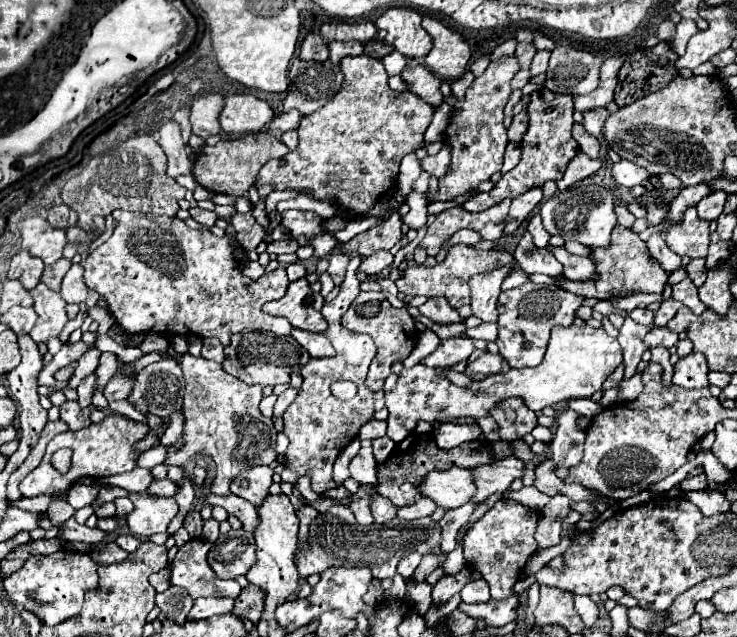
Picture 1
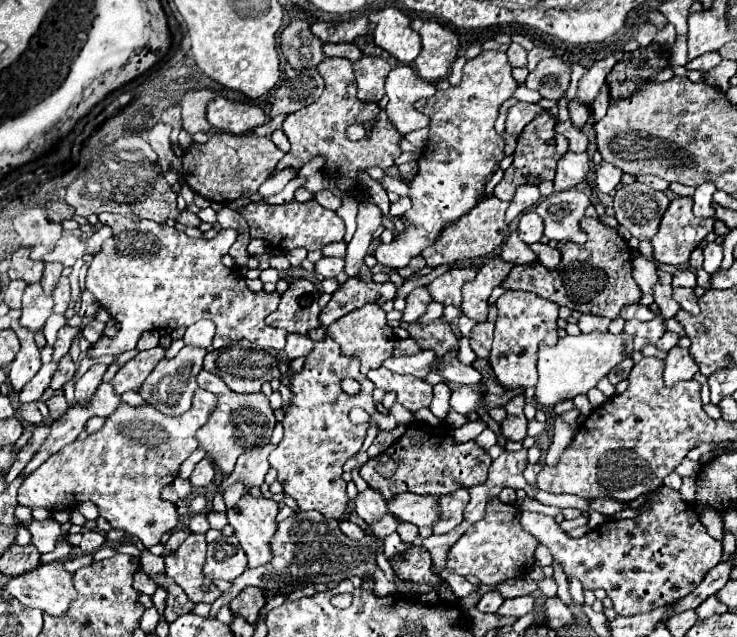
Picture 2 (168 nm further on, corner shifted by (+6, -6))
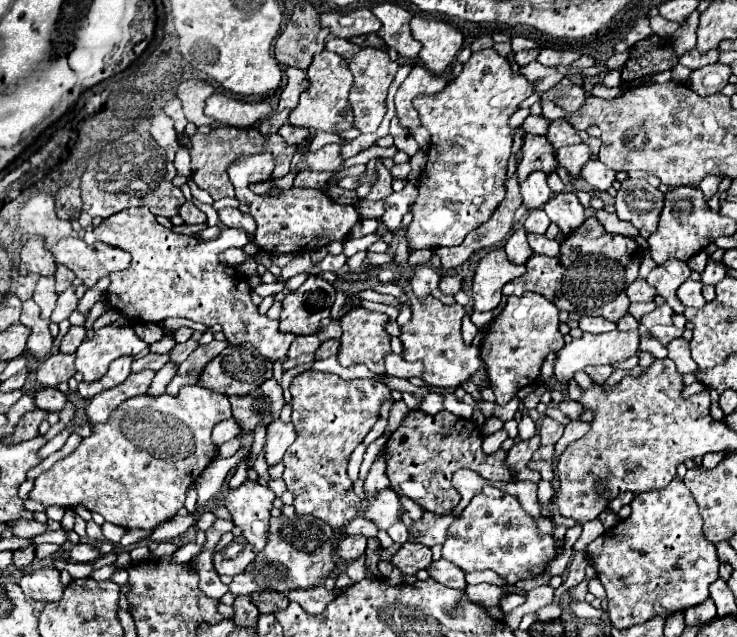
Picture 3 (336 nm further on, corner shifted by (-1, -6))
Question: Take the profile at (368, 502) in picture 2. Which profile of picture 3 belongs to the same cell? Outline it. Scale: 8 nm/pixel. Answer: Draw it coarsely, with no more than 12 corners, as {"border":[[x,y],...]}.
{"border":[[384,450],[376,456],[364,482],[366,498],[388,488]]}

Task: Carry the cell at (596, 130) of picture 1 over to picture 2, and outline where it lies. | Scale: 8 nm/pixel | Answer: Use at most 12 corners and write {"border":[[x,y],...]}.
{"border":[[569,102],[571,122],[579,130],[589,122],[589,108]]}

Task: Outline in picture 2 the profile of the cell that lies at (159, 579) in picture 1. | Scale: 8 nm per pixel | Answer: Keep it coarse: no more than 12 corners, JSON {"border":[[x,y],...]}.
{"border":[[143,570],[135,574],[133,586],[153,596],[155,584]]}

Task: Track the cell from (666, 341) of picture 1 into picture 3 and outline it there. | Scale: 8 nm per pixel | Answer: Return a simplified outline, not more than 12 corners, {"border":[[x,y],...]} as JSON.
{"border":[[656,326],[652,328],[660,344],[666,346],[674,338],[682,336],[676,326]]}

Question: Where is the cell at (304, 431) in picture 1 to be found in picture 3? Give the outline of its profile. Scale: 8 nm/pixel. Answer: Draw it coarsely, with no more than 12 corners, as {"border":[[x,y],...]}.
{"border":[[312,370],[282,458],[296,514],[340,530],[362,508],[350,454],[390,388]]}

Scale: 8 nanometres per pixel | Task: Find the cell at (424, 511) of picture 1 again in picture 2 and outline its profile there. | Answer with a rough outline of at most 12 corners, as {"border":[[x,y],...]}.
{"border":[[385,514],[371,526],[373,534],[385,538],[397,532],[399,520]]}

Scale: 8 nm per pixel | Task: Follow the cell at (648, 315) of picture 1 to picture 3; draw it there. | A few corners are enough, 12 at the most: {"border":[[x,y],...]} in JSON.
{"border":[[638,278],[628,288],[630,302],[652,302],[656,290]]}

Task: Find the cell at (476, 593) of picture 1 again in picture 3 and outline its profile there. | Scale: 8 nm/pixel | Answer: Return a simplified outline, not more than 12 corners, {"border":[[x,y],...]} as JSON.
{"border":[[448,560],[432,562],[430,578],[448,588],[466,586],[464,572]]}

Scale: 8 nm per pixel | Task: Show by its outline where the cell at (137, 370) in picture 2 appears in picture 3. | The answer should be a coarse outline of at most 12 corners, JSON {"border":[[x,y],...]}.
{"border":[[198,340],[176,344],[170,362],[184,362],[198,348]]}

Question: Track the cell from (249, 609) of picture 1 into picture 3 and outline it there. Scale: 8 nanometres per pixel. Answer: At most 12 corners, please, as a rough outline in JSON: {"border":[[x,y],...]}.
{"border":[[282,592],[252,594],[260,614],[284,610],[290,604]]}

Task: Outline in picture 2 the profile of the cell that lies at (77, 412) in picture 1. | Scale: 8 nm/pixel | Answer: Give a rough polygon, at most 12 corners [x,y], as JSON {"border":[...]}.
{"border":[[53,396],[45,402],[51,420],[59,420],[69,410],[63,396]]}

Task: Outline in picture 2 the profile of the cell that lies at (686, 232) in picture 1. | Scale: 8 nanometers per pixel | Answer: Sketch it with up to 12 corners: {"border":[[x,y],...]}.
{"border":[[673,198],[653,256],[663,264],[689,262],[713,230],[715,218],[697,218],[691,198]]}

